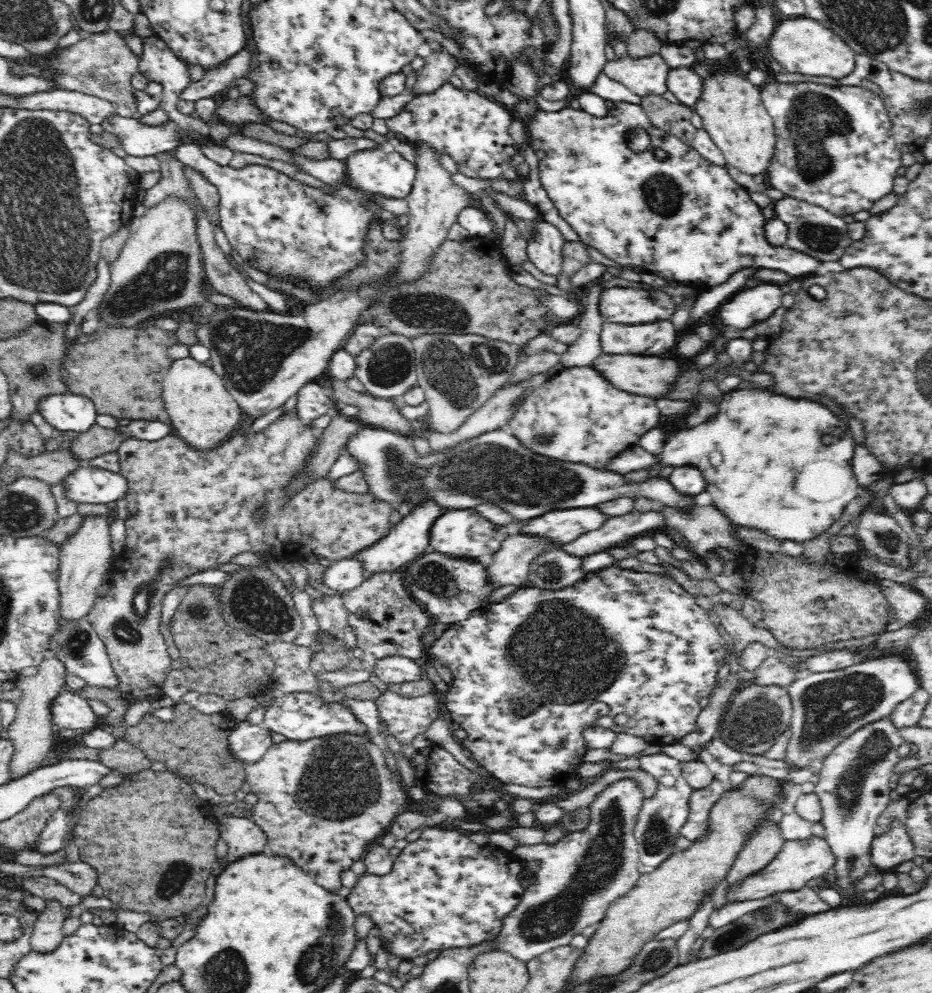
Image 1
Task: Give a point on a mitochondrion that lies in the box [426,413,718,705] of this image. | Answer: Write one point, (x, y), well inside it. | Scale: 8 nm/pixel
(548, 571)

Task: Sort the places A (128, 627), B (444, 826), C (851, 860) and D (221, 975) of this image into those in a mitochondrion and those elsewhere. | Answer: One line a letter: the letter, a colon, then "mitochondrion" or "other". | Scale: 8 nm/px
A: mitochondrion
B: other
C: mitochondrion
D: mitochondrion

